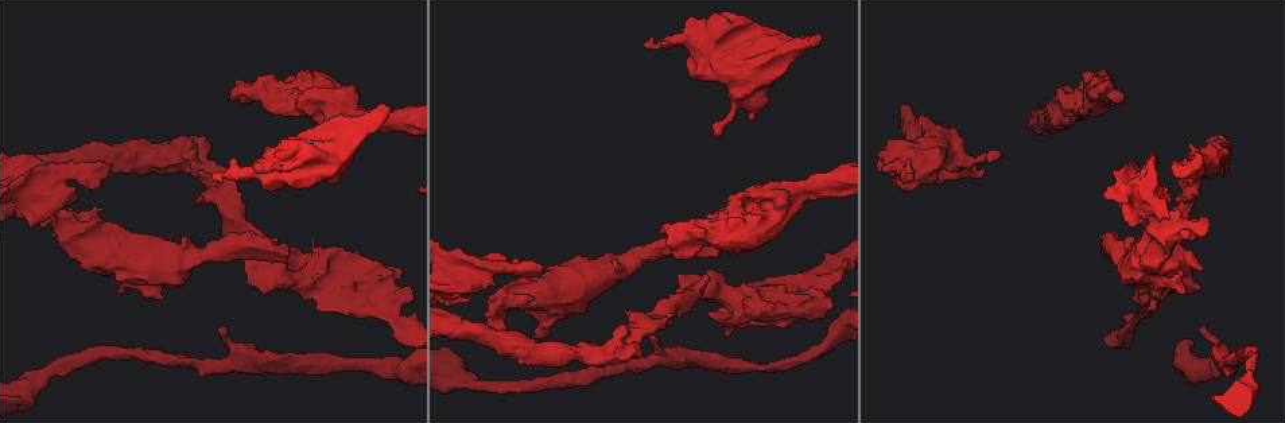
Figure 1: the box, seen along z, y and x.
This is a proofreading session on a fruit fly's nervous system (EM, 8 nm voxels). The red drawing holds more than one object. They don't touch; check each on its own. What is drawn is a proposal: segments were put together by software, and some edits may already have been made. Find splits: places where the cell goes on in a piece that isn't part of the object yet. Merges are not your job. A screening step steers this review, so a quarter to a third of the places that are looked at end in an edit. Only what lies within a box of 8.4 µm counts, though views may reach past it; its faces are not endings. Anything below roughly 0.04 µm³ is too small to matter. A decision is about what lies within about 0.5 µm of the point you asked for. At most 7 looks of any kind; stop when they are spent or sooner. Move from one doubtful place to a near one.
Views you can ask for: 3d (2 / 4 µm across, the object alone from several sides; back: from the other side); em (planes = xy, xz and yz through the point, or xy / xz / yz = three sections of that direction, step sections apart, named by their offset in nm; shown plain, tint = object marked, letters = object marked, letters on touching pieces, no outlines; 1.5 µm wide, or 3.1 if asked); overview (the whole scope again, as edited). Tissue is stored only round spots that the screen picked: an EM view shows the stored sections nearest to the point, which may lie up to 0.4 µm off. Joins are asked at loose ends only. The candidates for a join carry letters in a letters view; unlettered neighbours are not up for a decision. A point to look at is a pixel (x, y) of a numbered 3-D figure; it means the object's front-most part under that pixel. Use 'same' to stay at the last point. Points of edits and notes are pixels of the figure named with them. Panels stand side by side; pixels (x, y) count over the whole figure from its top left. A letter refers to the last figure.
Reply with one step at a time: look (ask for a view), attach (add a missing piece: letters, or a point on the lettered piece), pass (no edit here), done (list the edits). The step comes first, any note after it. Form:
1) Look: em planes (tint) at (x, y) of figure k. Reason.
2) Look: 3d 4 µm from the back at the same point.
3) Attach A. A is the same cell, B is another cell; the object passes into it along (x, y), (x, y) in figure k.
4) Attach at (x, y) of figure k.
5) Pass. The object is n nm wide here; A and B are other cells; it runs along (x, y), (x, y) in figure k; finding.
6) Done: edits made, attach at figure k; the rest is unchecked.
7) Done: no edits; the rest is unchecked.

Look: 3d 2 µm at (297, 187) of figure 1.

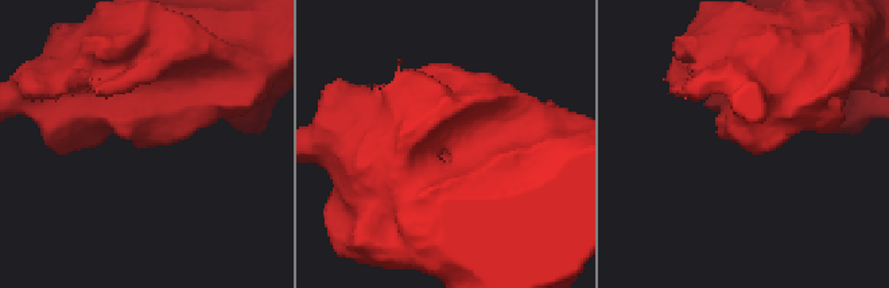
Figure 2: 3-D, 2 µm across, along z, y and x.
Look: em planes (letters) at (145, 143) of figure 2.

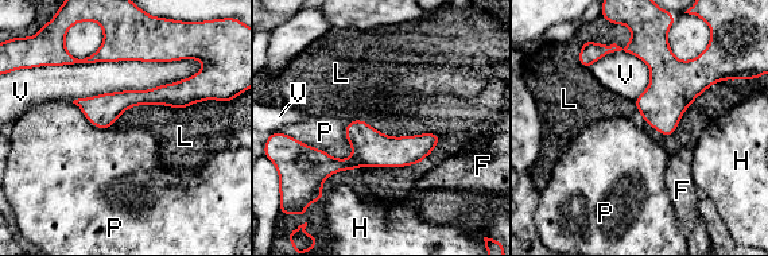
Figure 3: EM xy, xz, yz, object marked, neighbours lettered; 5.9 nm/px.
Pass. The object is 220 nm wide here; F, H, L, P and V are other cells; no lettered piece goes on from it.

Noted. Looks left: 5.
Look: 3d 4 µm from the back at (391, 108) of figure 1. Free end.

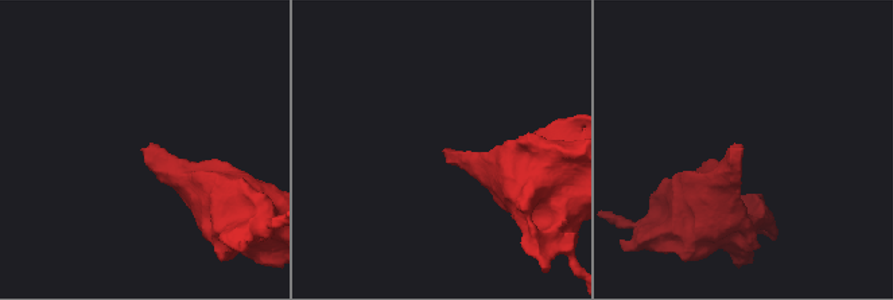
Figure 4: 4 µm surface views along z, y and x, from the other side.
Look: em planes (letters) at (446, 151) of figure 4.

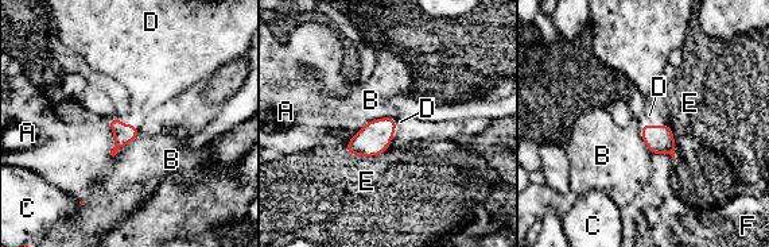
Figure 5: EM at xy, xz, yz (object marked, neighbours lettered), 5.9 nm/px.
Attach D. D is the same cell, A, B, C, E and F are other cells; the object passes into it along (124, 134), (127, 124), (148, 89) in figure 5; the cell continues.

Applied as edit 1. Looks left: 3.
Look: overview. See it whole again.

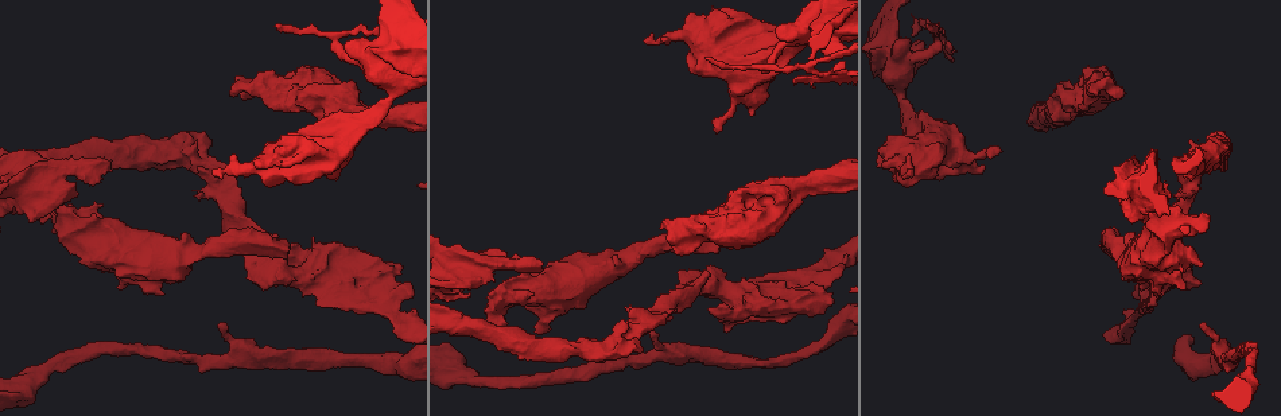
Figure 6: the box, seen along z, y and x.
Look: 3d 2 µm at (1194, 278) of figure 6. Thick end.

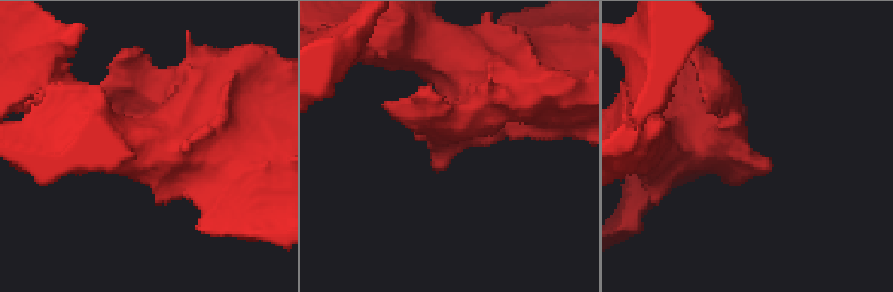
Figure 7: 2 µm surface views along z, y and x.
Look: em planes (letters) at (429, 148) of figure 7.

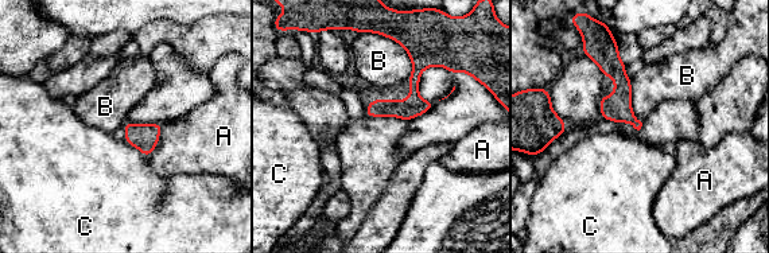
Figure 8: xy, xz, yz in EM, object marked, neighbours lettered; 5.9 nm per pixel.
Pass. A, B and C are other cells; a border runs along (629, 80), (630, 109), (641, 123) in figure 8; none of them fits.

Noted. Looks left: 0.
Done: edits made, attach at figure 5; the rest is unchecked.

